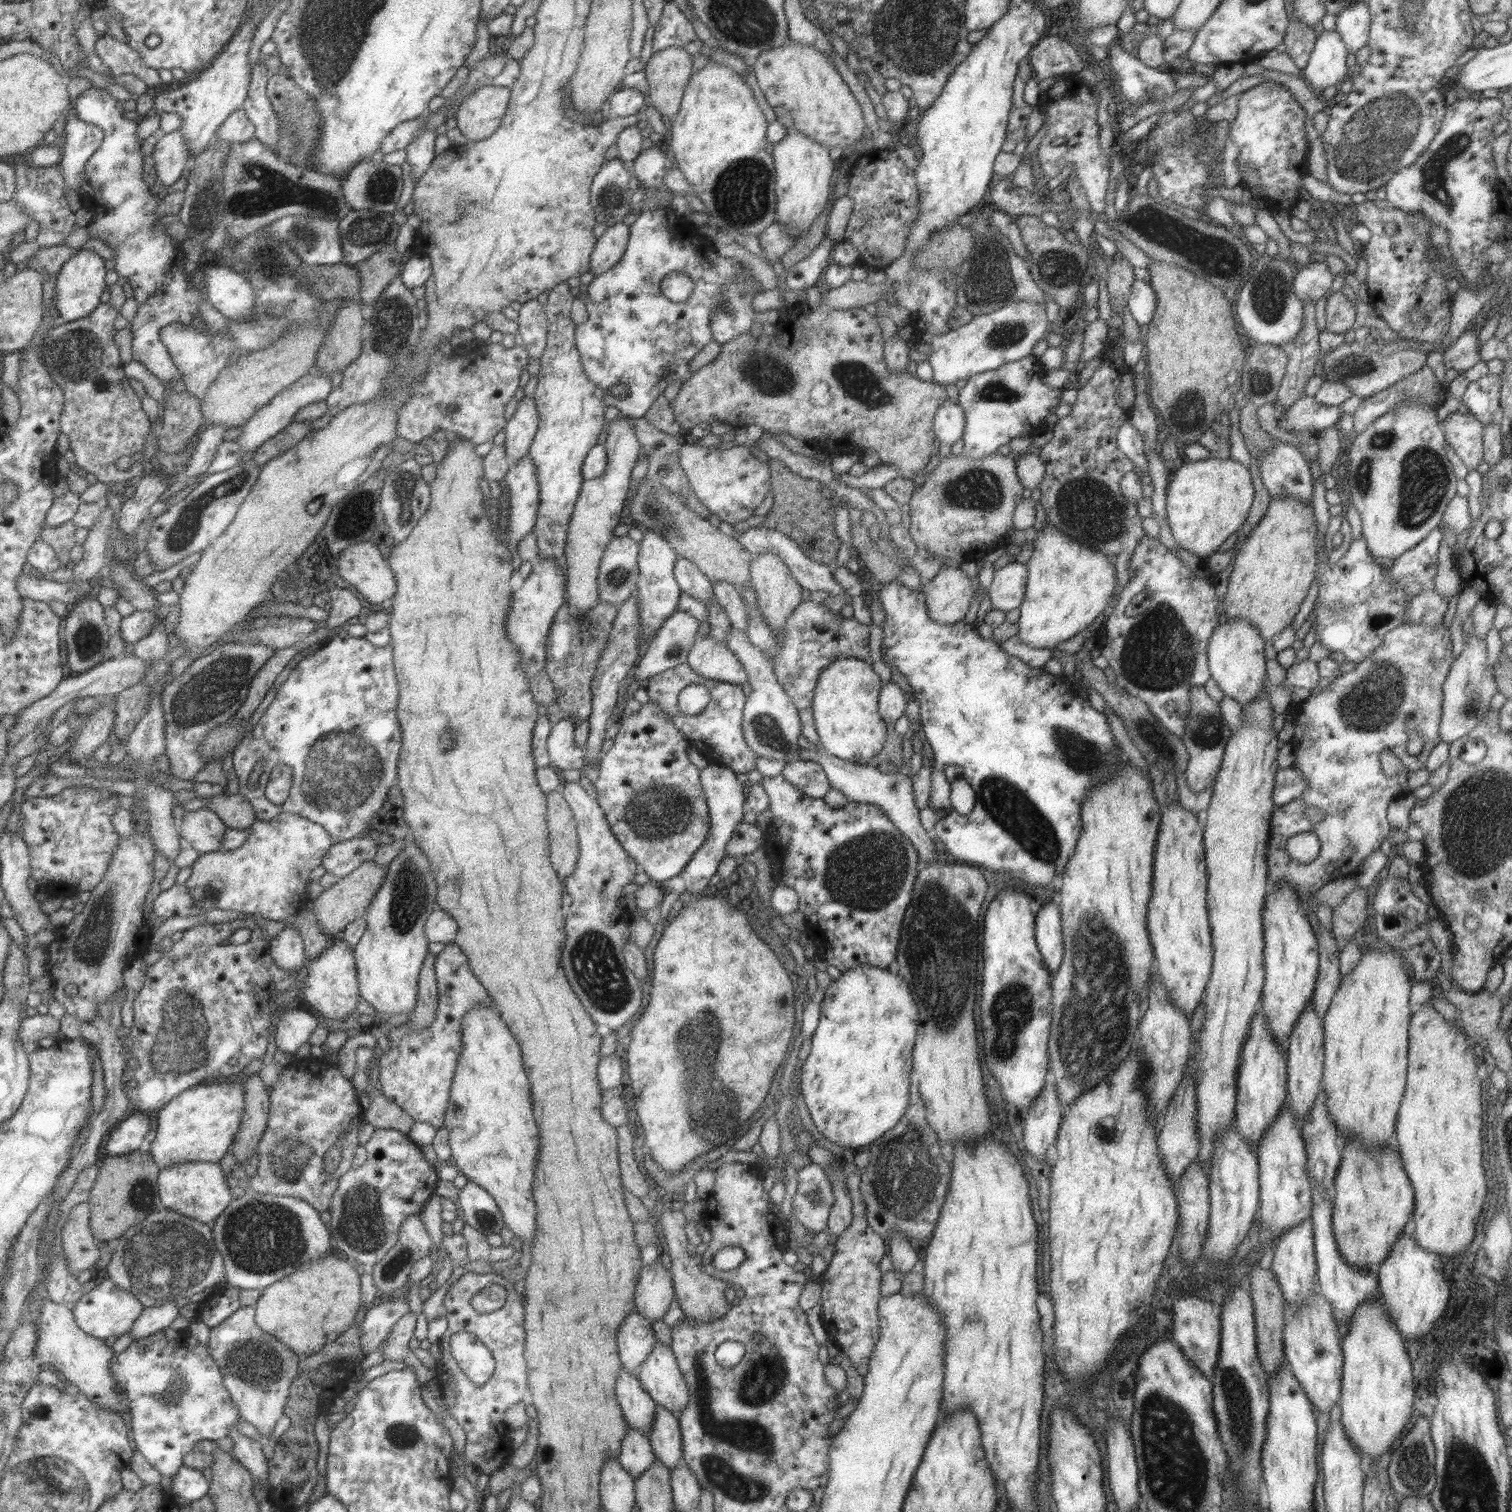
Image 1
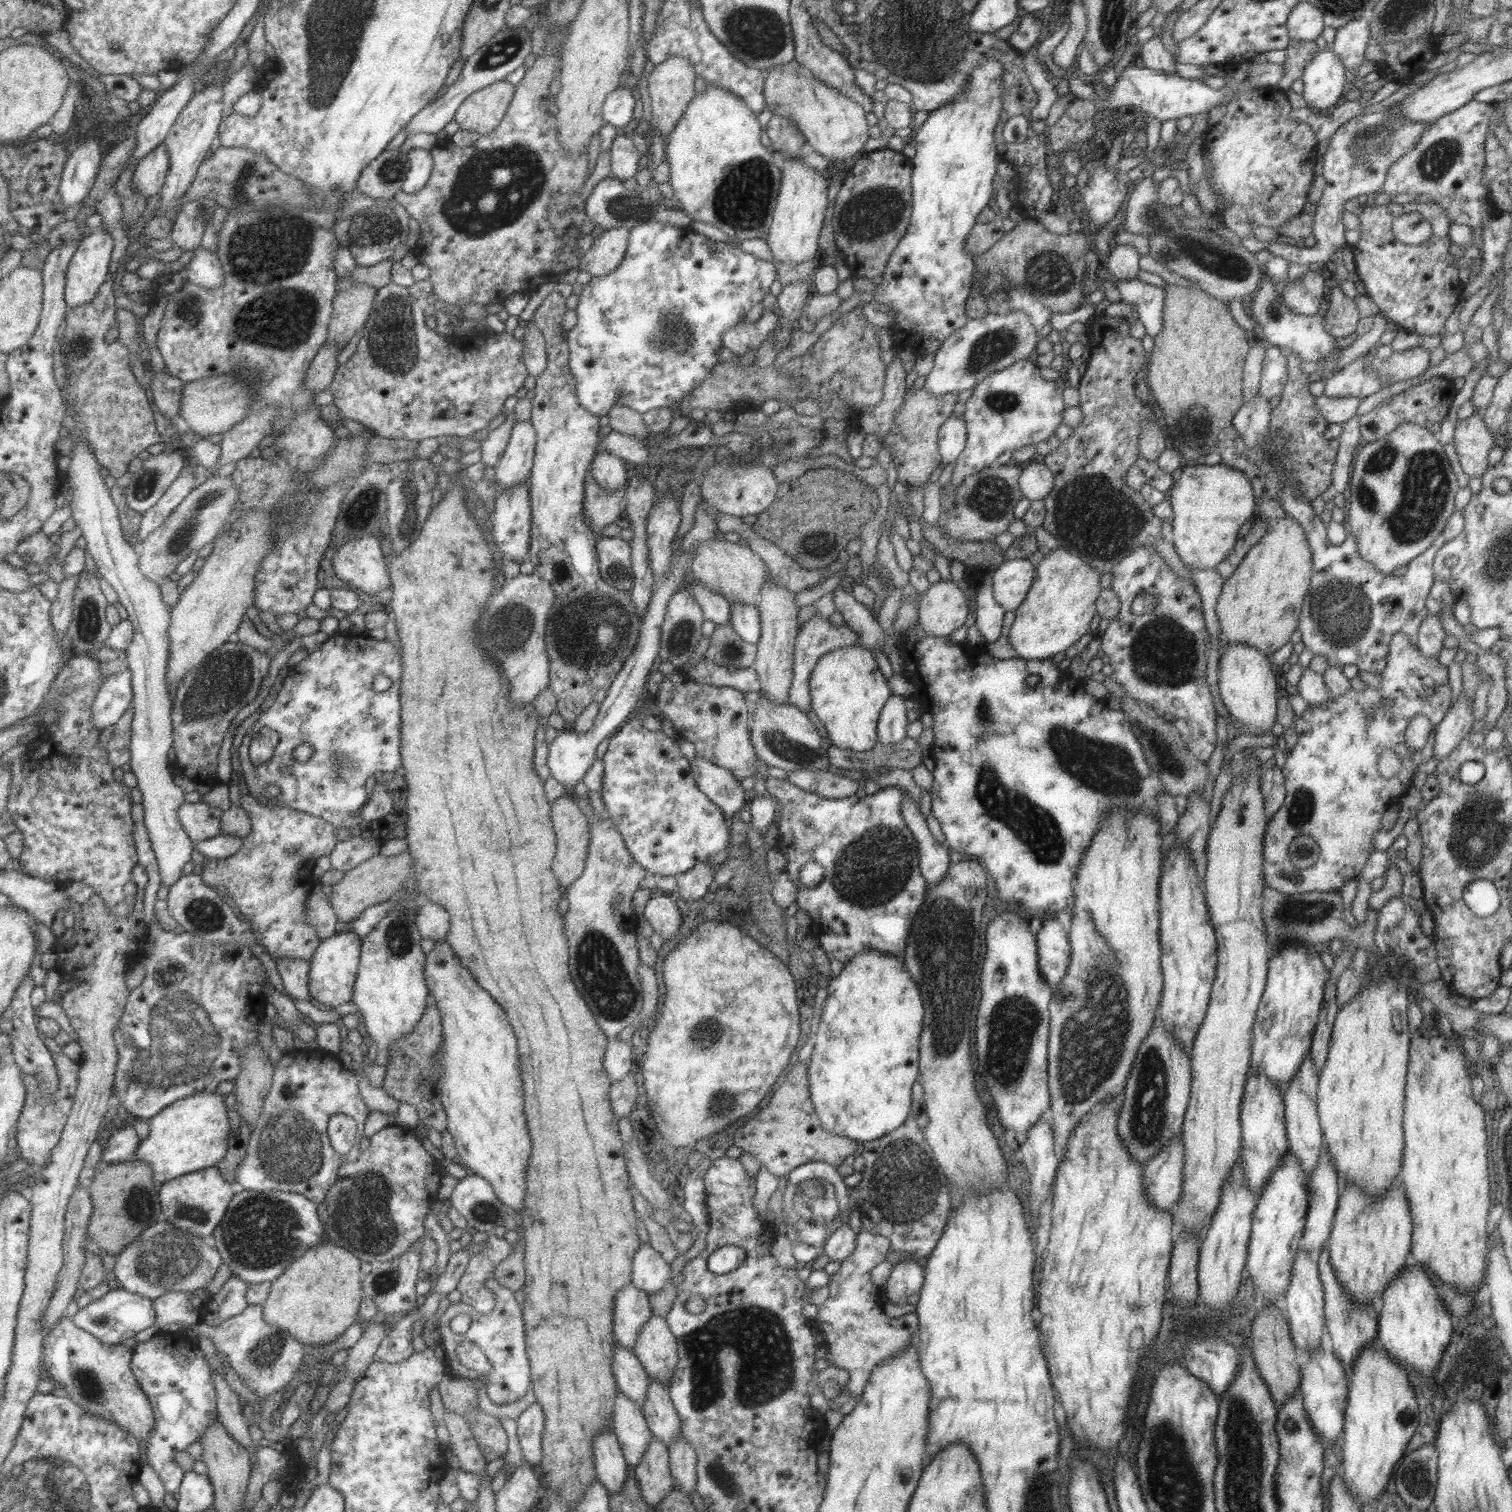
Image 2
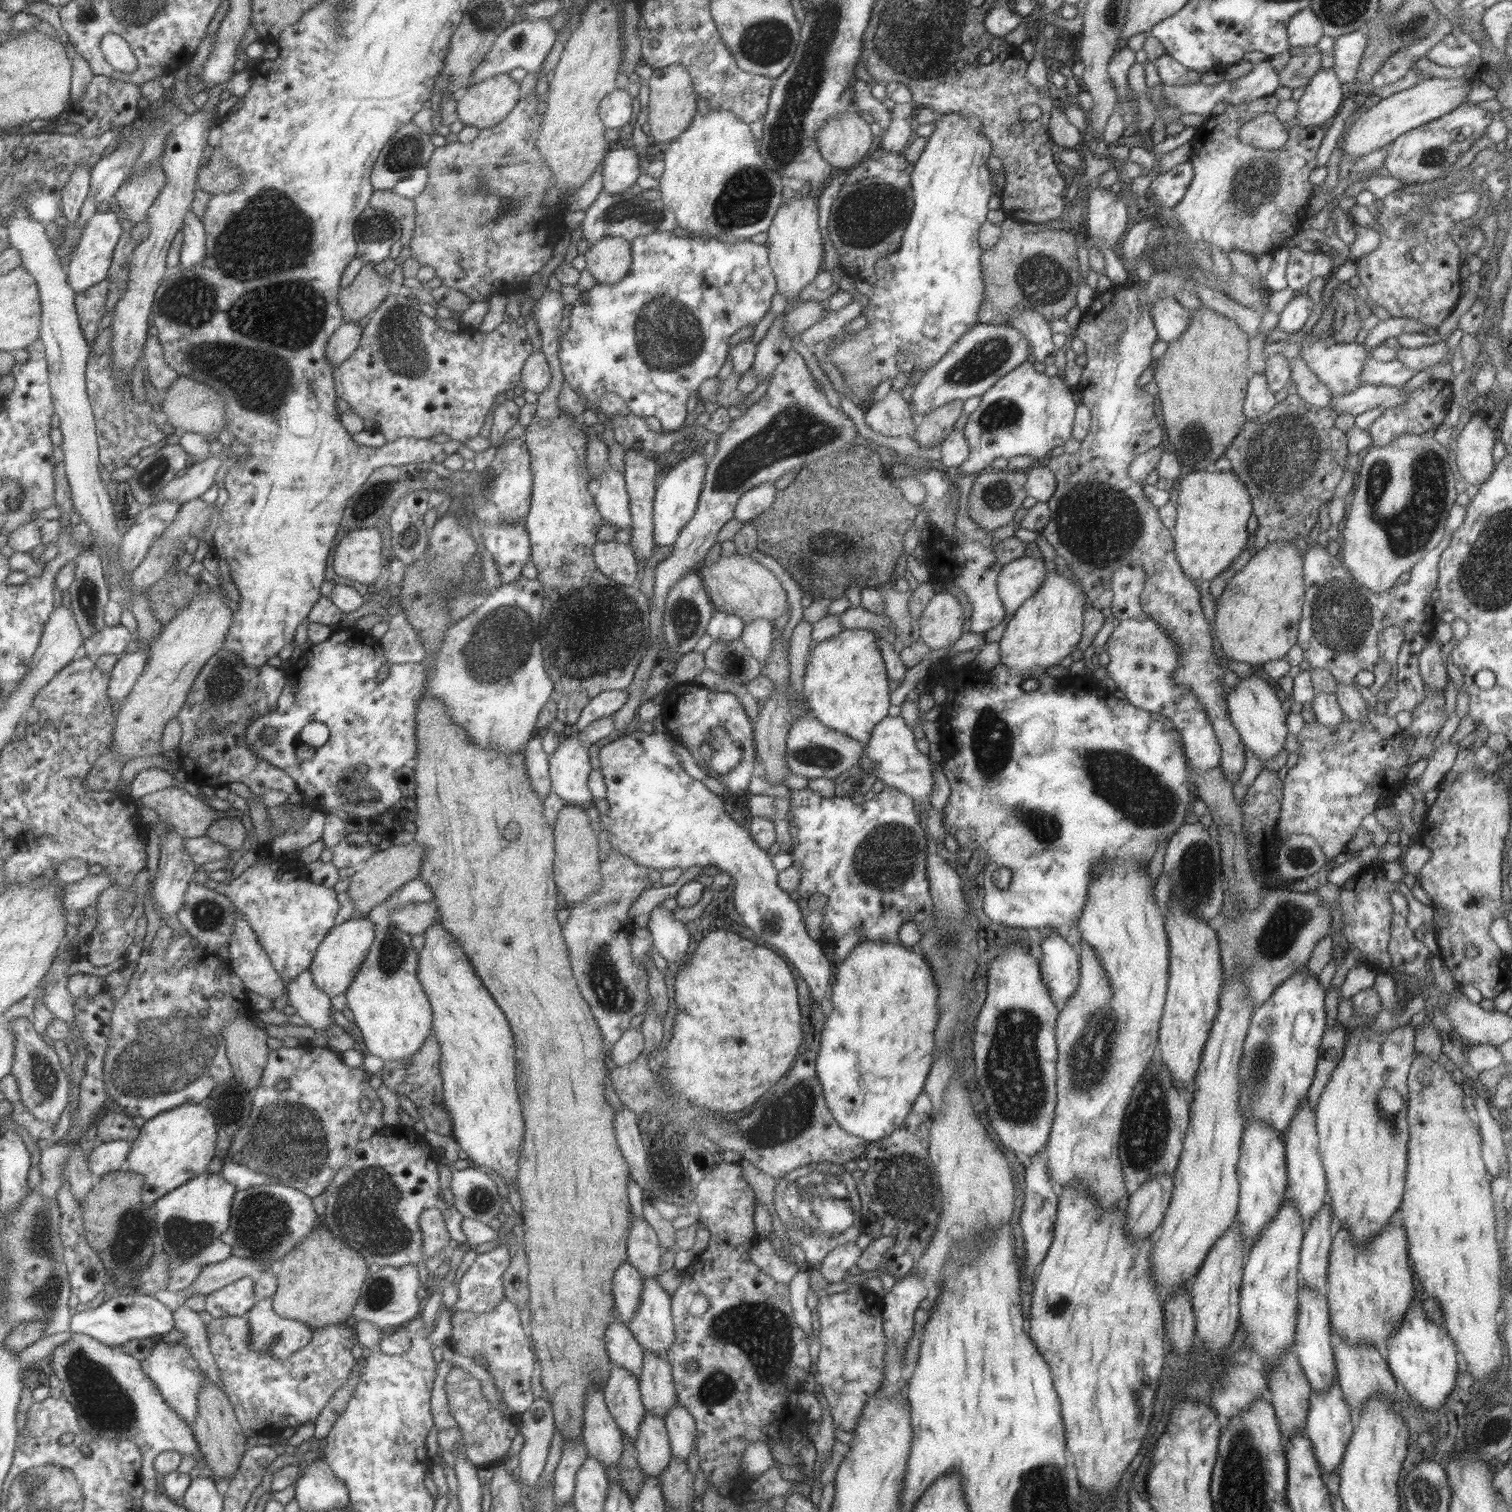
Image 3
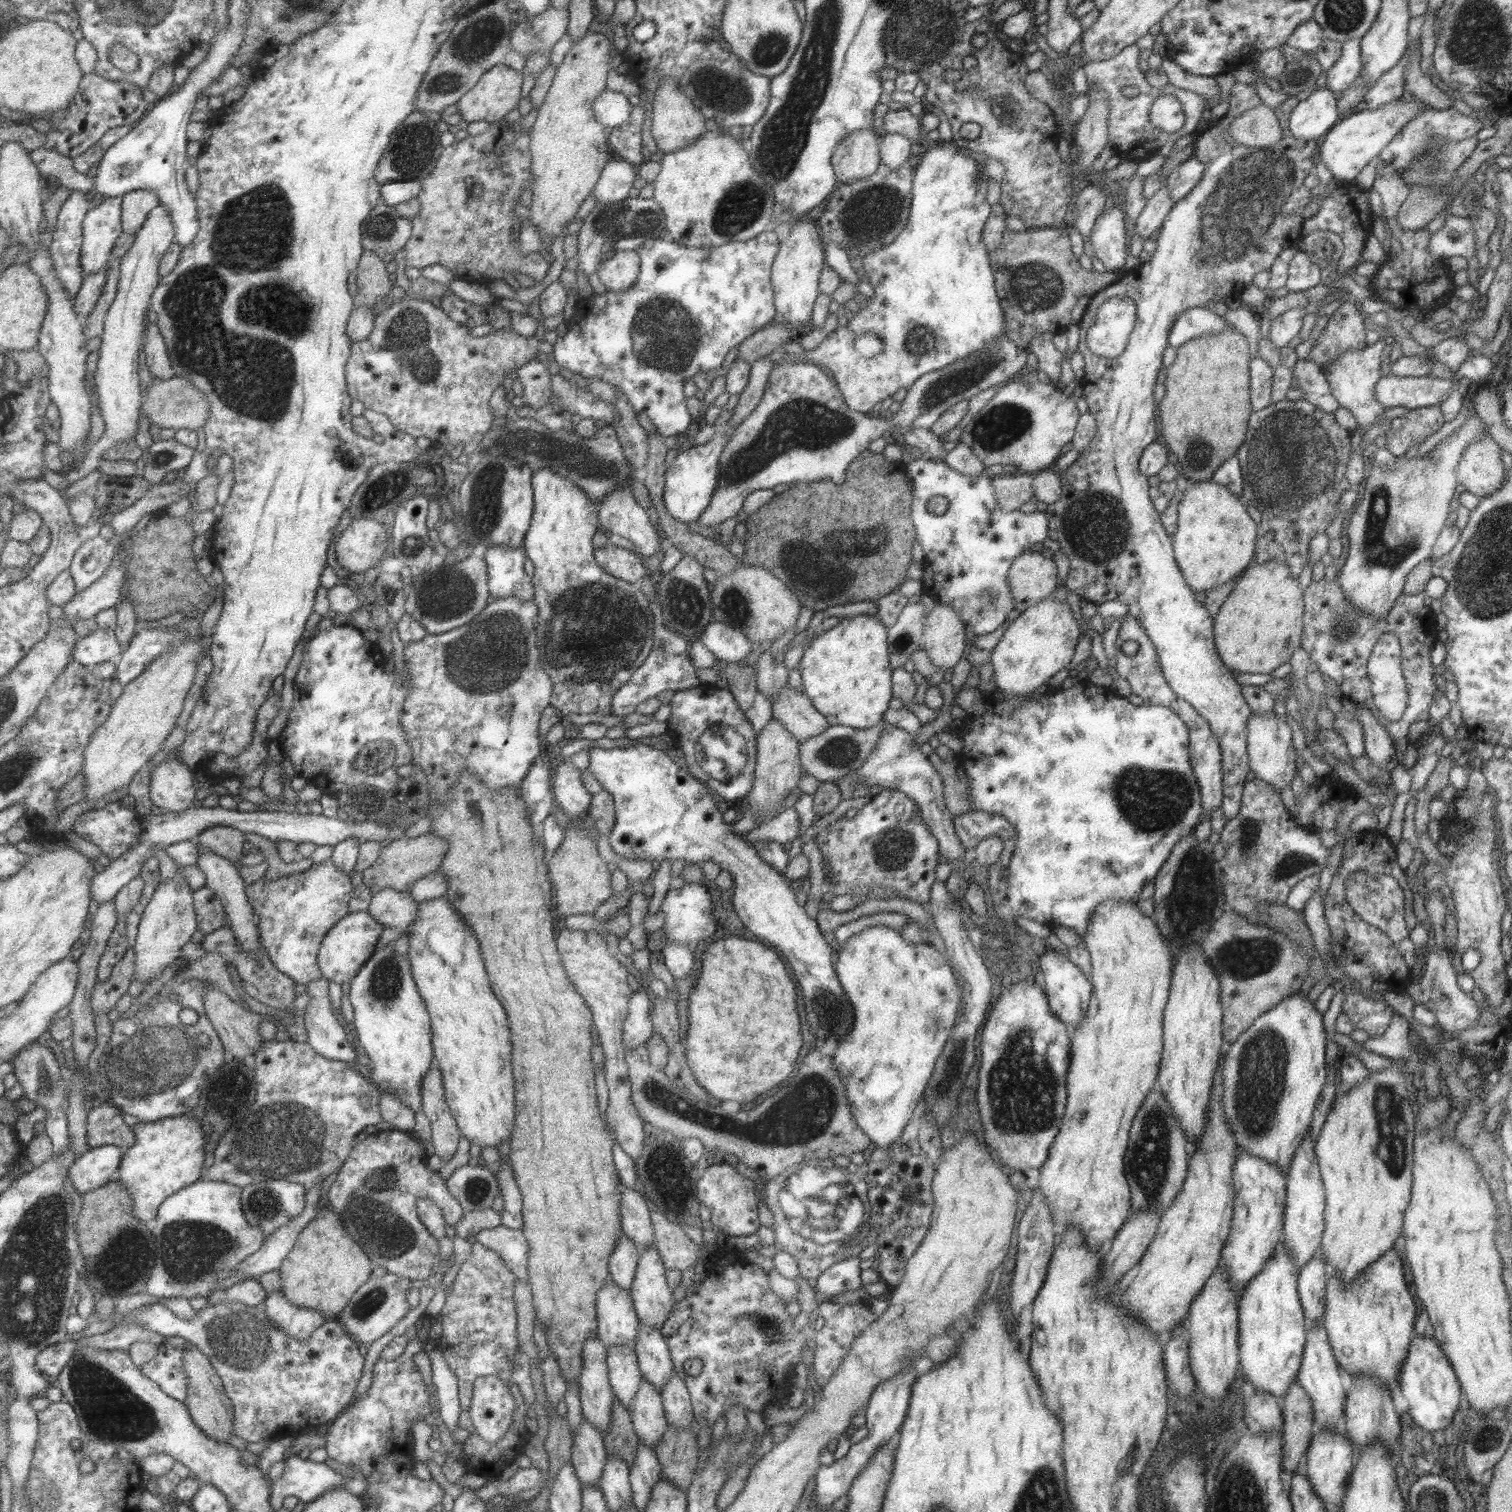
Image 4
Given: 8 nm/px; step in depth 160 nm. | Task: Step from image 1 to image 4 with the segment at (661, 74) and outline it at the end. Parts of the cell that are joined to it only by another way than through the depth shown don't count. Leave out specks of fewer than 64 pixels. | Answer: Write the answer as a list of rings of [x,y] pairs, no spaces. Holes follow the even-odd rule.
[[[663,77],[659,79],[659,82],[652,96],[652,123],[650,131],[656,142],[656,148],[665,154],[691,144],[706,130],[705,125],[703,125],[705,118],[702,112],[686,94],[680,91],[680,88],[676,85],[676,80],[671,77]]]

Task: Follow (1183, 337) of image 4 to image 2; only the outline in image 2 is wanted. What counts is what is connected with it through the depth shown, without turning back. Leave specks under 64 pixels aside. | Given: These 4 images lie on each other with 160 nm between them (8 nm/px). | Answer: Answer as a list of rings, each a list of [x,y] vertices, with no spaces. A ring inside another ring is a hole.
[[[1119,280],[1116,283],[1121,302],[1133,305],[1137,319],[1144,326],[1146,334],[1154,337],[1162,325],[1164,287],[1143,283],[1141,280]]]

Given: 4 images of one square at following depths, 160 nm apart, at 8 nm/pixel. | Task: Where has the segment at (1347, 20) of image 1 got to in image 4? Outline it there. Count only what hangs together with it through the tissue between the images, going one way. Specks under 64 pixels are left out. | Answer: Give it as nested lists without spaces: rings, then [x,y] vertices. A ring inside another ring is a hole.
[[[1347,39],[1341,43],[1341,54],[1326,71],[1329,90],[1343,92],[1360,75],[1362,60],[1360,39]]]

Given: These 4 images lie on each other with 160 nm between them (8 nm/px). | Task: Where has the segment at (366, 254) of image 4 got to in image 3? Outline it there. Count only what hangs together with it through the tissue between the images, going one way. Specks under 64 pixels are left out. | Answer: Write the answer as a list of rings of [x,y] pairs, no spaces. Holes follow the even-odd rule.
[[[364,263],[359,269],[357,276],[353,279],[353,282],[340,289],[340,294],[337,296],[337,301],[341,306],[341,313],[343,313],[342,322],[357,323],[363,316],[370,316],[378,308],[379,304],[387,298],[390,282],[388,275],[381,276],[374,271],[372,263]]]

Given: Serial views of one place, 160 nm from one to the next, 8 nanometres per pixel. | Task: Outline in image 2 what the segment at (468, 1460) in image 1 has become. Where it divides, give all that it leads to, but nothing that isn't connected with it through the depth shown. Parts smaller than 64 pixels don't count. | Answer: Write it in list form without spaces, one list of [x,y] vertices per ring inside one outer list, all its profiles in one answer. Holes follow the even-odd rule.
[[[493,1277],[485,1279],[484,1285],[495,1297],[495,1306],[491,1312],[479,1313],[472,1306],[463,1304],[462,1301],[449,1303],[438,1320],[440,1330],[440,1344],[444,1352],[447,1373],[463,1379],[471,1379],[475,1372],[461,1364],[456,1357],[455,1347],[463,1341],[476,1344],[491,1363],[490,1373],[485,1375],[483,1382],[485,1392],[492,1404],[507,1405],[523,1397],[531,1389],[530,1366],[526,1357],[526,1344],[524,1339],[524,1320],[522,1317],[521,1303],[513,1297],[513,1291],[501,1286]],[[457,1314],[470,1316],[470,1324],[463,1333],[455,1334],[449,1329],[449,1321]]]

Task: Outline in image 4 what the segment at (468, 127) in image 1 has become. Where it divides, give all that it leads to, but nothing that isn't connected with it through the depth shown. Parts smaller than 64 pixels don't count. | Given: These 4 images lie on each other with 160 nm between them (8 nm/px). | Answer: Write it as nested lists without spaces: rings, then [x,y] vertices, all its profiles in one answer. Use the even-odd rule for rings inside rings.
[[[504,64],[492,66],[471,90],[457,100],[461,118],[467,123],[501,121],[522,98],[522,75]]]

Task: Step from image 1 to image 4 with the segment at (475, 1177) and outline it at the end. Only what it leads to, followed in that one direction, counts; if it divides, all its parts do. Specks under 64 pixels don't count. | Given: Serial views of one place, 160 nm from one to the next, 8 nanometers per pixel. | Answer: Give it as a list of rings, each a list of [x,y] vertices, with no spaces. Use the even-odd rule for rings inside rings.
[[[442,896],[419,902],[415,921],[405,931],[409,944],[406,957],[419,996],[430,1016],[433,1060],[442,1074],[444,1097],[457,1123],[457,1129],[471,1145],[497,1149],[513,1133],[515,1089],[511,1064],[512,1046],[505,1011],[489,988],[480,947],[470,930]]]

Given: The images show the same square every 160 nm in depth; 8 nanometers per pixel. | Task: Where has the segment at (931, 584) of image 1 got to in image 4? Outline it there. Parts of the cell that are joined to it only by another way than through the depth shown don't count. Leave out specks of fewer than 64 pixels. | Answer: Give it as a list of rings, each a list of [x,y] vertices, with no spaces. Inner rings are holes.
[[[935,602],[924,616],[921,644],[933,666],[944,672],[953,668],[965,646],[965,628],[958,613],[949,605]]]

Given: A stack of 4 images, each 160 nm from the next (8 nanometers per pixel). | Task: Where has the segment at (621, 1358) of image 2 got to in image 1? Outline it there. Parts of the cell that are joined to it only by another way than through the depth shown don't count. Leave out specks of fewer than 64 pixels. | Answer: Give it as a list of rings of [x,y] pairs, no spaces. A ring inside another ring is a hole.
[[[621,1368],[615,1383],[615,1394],[628,1428],[648,1436],[654,1421],[655,1403],[641,1388],[638,1377]]]

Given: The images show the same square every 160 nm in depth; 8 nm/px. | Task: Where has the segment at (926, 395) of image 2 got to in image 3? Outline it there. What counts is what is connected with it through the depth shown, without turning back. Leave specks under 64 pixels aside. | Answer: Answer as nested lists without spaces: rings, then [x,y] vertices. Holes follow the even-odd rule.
[[[950,400],[919,416],[912,440],[921,449],[935,449],[953,430],[953,424],[961,414],[961,405],[962,400]]]

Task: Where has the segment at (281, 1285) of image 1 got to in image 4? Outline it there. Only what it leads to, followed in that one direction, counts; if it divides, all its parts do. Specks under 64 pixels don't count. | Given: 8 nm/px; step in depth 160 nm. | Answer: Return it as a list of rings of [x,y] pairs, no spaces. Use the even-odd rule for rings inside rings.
[[[322,1205],[316,1217],[298,1234],[293,1248],[289,1250],[289,1257],[281,1266],[282,1291],[295,1306],[318,1310],[335,1319],[356,1290],[371,1276],[373,1266],[361,1247],[344,1231],[336,1212]]]

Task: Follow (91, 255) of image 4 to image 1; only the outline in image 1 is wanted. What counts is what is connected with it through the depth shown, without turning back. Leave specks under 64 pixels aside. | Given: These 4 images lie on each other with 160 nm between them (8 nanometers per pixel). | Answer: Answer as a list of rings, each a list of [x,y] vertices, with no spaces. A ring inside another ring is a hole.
[[[81,251],[64,264],[58,273],[54,302],[65,323],[87,319],[101,305],[101,296],[105,294],[105,287],[108,285],[105,276],[109,270],[105,266],[105,259],[91,251]]]

